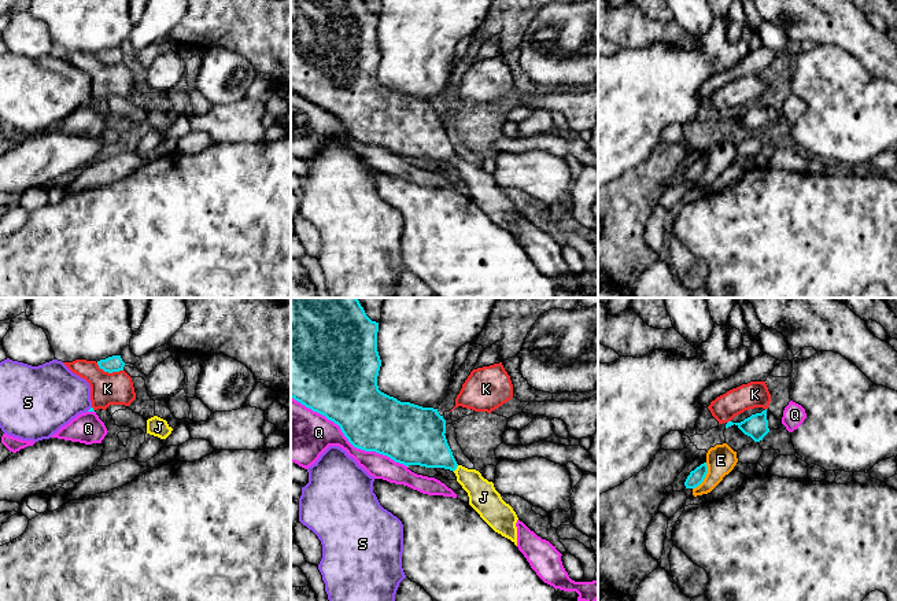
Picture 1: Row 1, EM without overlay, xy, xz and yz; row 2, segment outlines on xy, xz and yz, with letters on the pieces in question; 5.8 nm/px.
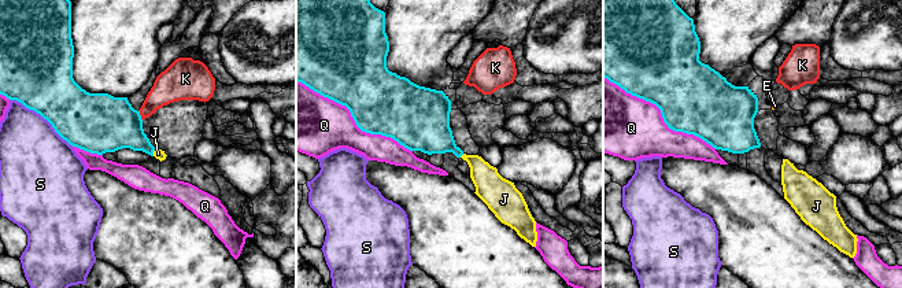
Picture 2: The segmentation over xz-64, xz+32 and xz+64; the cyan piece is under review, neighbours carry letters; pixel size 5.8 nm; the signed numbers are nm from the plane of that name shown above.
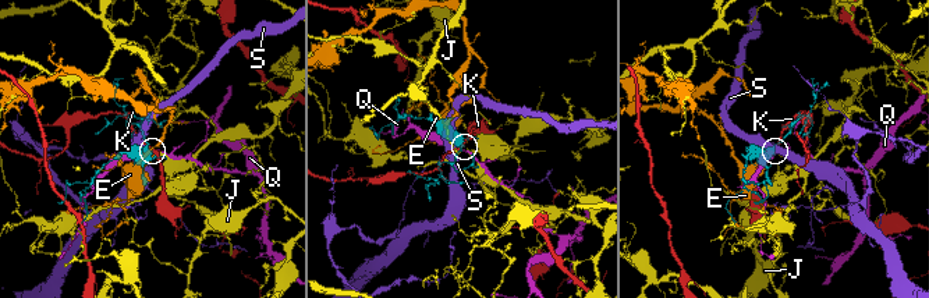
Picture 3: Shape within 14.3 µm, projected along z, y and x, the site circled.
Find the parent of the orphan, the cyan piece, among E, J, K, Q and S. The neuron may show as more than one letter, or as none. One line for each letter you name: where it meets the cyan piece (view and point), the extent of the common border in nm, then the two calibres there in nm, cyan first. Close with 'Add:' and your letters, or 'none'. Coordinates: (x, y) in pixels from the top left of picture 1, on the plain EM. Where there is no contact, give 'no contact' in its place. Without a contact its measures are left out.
J: contact xz (456, 161); length 50 nm; calibres 280 and 170 nm
Add: J

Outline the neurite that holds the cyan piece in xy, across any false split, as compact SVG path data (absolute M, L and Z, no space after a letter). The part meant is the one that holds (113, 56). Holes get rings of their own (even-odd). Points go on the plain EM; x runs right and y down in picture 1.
M112 48L106 52L97 54L97 58L104 64L112 66L123 63L125 55L122 54L121 48Z

